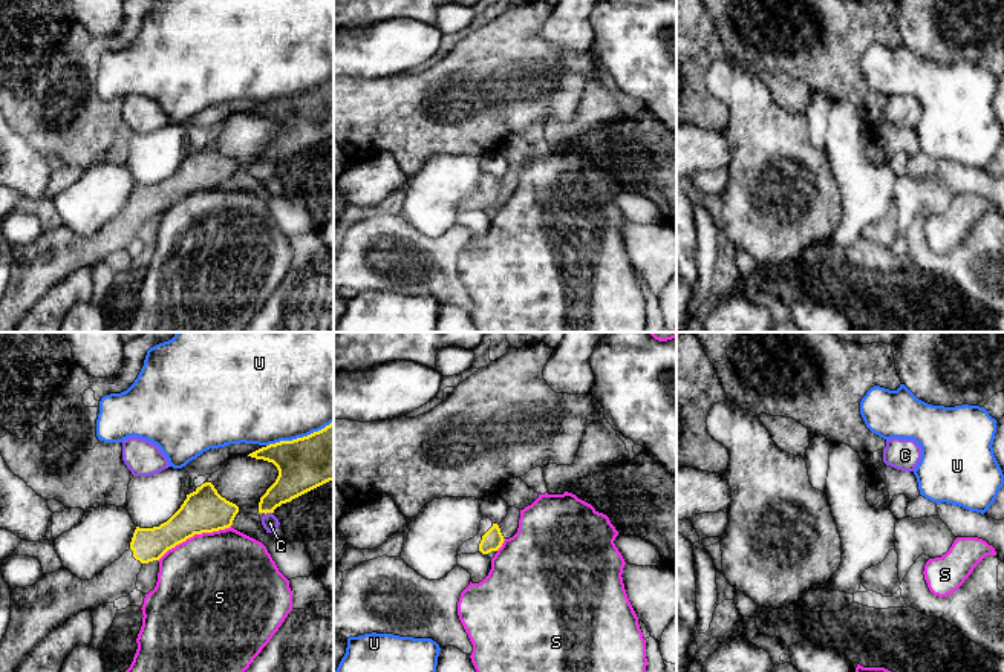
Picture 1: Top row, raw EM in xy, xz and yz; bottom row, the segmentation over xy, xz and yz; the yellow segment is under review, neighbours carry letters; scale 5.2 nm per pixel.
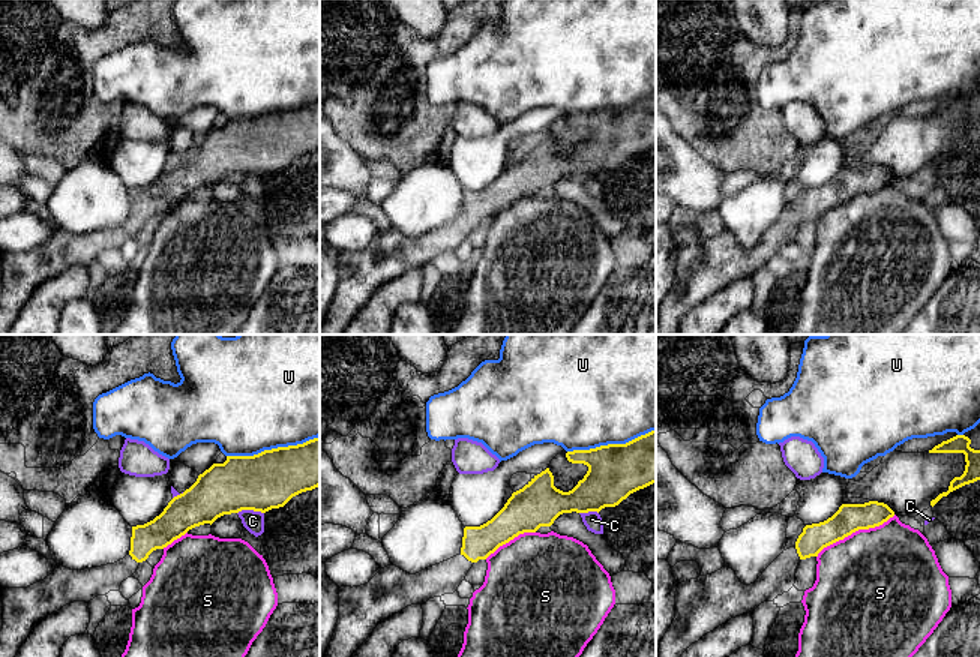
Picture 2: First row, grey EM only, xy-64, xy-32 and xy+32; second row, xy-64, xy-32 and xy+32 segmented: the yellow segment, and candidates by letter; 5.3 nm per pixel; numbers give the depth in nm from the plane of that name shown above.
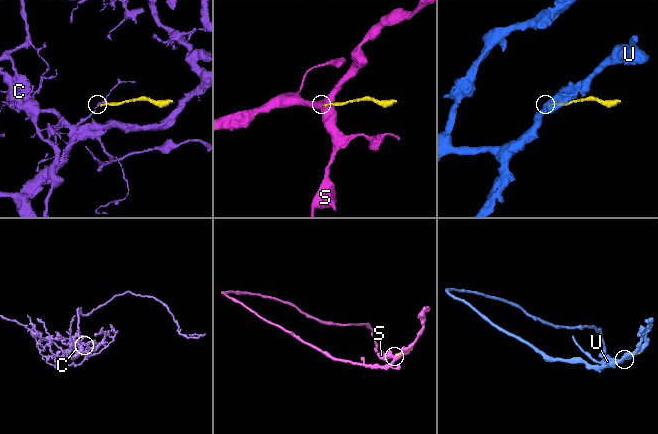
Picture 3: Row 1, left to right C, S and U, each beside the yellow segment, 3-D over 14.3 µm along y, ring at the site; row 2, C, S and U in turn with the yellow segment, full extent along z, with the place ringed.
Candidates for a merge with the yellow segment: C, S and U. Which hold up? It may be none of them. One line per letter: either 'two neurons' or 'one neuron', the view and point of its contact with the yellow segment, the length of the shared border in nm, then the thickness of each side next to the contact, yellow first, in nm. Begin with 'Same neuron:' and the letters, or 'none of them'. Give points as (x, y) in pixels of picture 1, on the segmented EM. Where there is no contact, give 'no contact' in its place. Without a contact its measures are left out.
Same neuron: none of them
C: two neurons; meets yellow in xy at (268, 512); contact 40 nm long; 200 nm thick on the yellow side, 90 nm on the other
S: two neurons; meets yellow in xy at (193, 534); contact 420 nm long; 220 nm thick on the yellow side, 480 nm on the other
U: two neurons; meets yellow in xy at (299, 438); contact 380 nm long; 280 nm thick on the yellow side, 500 nm on the other

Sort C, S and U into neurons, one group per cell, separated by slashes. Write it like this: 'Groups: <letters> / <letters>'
Groups: C / S / U

